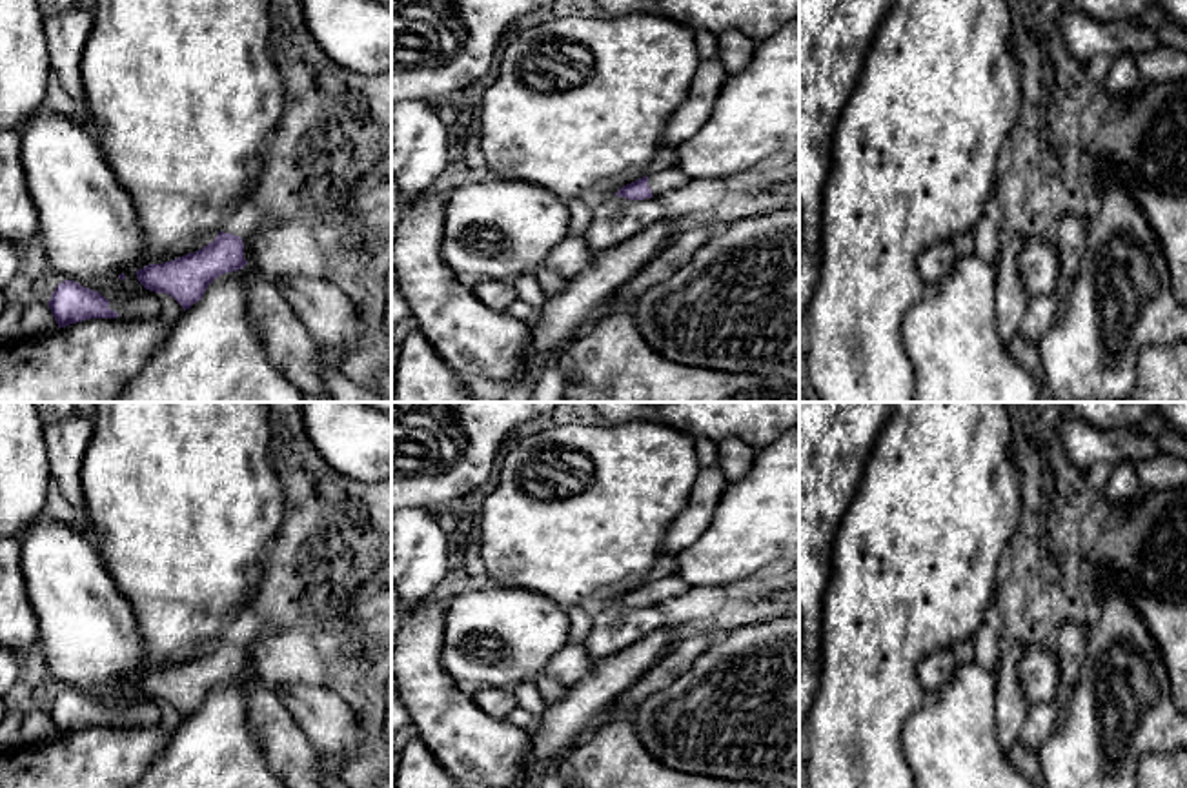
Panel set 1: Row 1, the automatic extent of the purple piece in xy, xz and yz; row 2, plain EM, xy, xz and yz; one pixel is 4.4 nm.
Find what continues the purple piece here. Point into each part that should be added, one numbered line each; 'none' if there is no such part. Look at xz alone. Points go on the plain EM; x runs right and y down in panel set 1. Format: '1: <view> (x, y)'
1: xz (663, 588)

